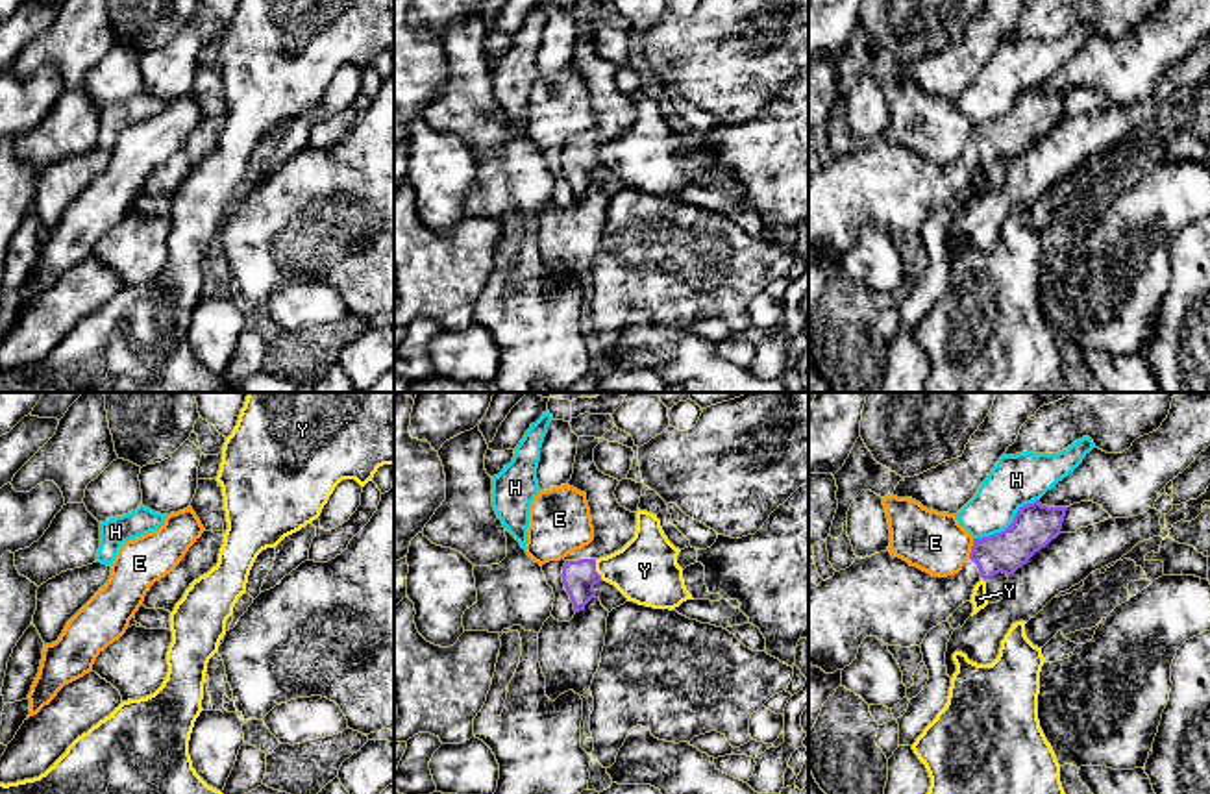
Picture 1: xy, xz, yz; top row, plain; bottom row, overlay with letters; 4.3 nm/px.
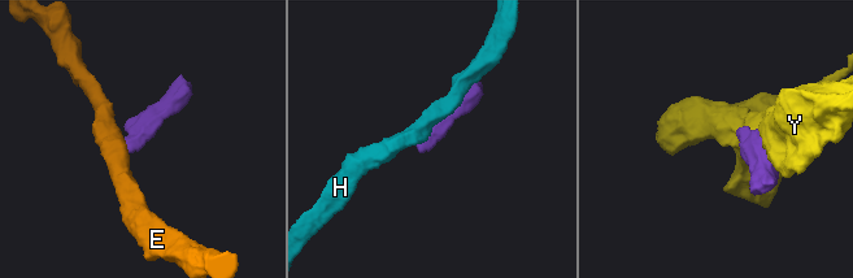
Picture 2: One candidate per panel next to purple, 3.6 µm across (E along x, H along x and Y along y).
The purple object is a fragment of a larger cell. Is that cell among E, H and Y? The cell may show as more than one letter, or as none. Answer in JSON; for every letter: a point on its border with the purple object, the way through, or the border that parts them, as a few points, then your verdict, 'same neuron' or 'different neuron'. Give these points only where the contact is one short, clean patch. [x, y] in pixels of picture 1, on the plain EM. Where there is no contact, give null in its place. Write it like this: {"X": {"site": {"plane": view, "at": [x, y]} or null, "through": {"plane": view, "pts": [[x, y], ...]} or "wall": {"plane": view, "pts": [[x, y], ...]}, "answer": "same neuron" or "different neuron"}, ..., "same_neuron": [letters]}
{"E": {"site": {"plane": "yz", "at": [972, 134]}, "wall": {"plane": "yz", "pts": [[974, 124], [968, 143]]}, "answer": "different neuron"}, "H": {"site": {"plane": "yz", "at": [1009, 111]}, "answer": "different neuron"}, "Y": {"site": {"plane": "xz", "at": [594, 154]}, "answer": "different neuron"}, "same_neuron": []}

